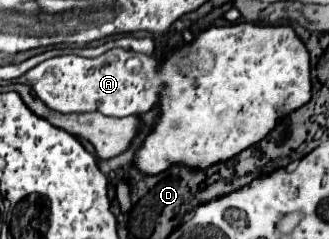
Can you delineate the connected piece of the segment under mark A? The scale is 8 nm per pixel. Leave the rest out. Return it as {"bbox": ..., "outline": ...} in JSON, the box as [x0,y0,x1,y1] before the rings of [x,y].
{"bbox":[17,23,311,175],"outline":[[[235,23],[225,27],[209,27],[199,37],[195,37],[193,43],[165,51],[163,63],[159,61],[157,53],[141,53],[141,69],[137,73],[131,73],[127,71],[125,63],[129,57],[135,55],[137,53],[119,47],[95,59],[85,59],[79,55],[61,55],[39,63],[17,81],[33,87],[37,97],[49,109],[59,113],[98,111],[105,116],[114,117],[114,111],[117,111],[117,117],[127,117],[135,113],[147,113],[153,107],[159,107],[161,115],[133,159],[133,167],[143,175],[159,175],[171,169],[173,165],[203,171],[203,167],[207,169],[211,165],[229,161],[241,151],[265,139],[275,129],[275,123],[279,119],[285,119],[311,99],[311,57],[291,25],[271,27]]]}

